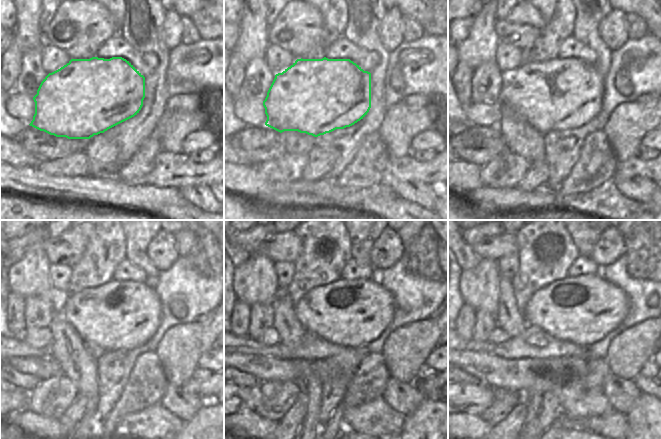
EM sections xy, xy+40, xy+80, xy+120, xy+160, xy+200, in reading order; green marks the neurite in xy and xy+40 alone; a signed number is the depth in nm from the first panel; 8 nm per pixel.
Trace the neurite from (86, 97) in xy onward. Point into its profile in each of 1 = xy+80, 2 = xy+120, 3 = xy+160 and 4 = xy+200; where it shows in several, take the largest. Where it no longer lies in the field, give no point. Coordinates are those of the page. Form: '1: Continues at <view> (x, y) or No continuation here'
1: Continues at xy+80 (557, 94)
2: Continues at xy+120 (118, 315)
3: Continues at xy+160 (351, 314)
4: Continues at xy+200 (582, 310).

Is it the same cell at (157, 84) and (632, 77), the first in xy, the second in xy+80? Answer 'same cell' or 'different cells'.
different cells

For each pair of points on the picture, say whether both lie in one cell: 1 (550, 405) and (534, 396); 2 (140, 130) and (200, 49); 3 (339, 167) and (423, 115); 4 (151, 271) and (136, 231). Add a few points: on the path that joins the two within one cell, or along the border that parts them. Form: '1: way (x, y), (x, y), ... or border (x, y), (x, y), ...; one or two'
1: border (544, 392), (538, 411), (528, 420); two
2: border (166, 69), (166, 91), (169, 96); two
3: border (387, 109), (381, 125), (376, 130); two
4: way (142, 261), (137, 255), (137, 241); one

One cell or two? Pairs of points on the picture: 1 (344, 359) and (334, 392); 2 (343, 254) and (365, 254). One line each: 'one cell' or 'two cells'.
1: one cell
2: two cells

